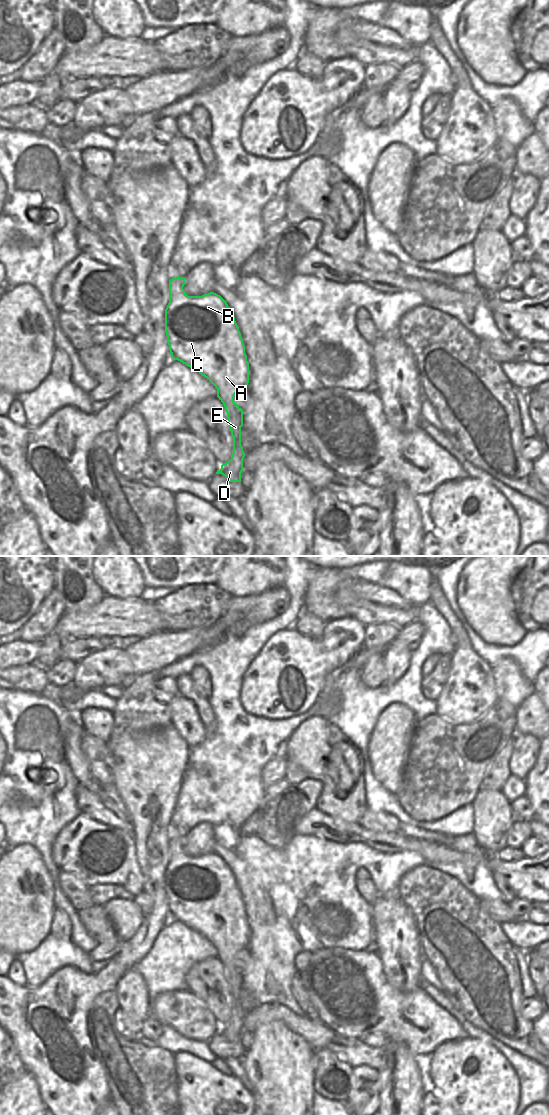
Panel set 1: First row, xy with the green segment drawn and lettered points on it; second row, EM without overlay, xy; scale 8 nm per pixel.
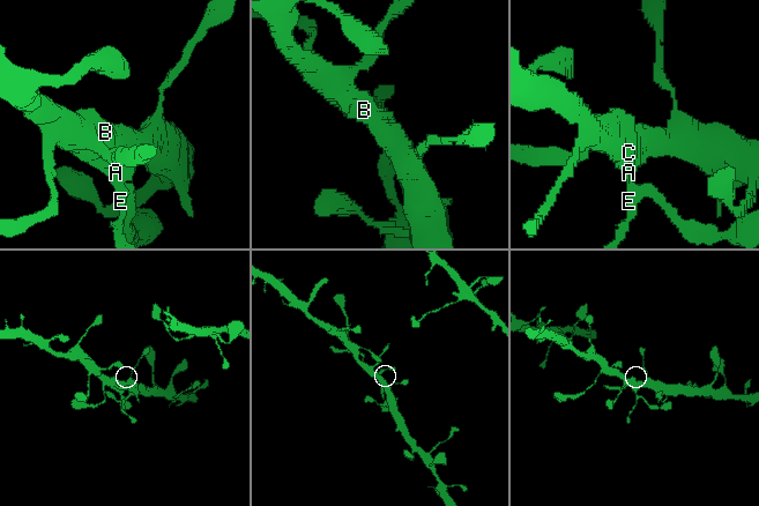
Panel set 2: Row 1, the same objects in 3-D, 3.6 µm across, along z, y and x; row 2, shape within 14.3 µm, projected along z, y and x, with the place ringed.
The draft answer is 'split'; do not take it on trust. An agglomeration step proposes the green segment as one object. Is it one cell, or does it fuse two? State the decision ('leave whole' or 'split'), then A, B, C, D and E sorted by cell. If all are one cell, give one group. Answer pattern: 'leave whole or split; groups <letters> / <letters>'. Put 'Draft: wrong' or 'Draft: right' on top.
Draft: wrong
leave whole; groups A B C D E

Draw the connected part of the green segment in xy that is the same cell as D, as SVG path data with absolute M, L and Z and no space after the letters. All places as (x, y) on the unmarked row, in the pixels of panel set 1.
M185 838L169 840L169 863L165 869L165 893L171 917L204 936L216 949L217 957L227 973L229 989L233 997L231 1019L221 1025L216 1034L222 1034L230 1042L241 1042L245 1013L241 1005L243 970L234 962L237 952L247 948L249 923L245 905L227 862L218 854L210 852L202 856L188 856L183 847Z

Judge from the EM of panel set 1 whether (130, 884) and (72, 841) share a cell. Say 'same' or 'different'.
same

